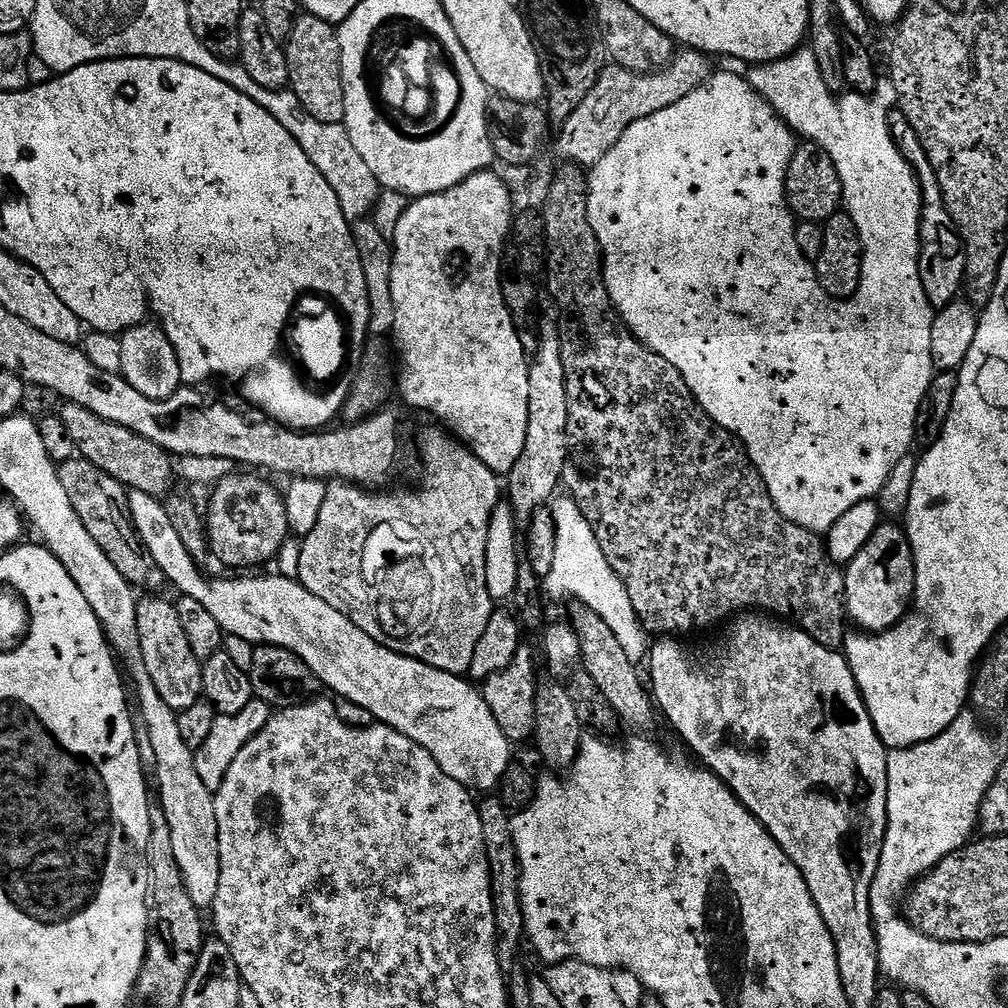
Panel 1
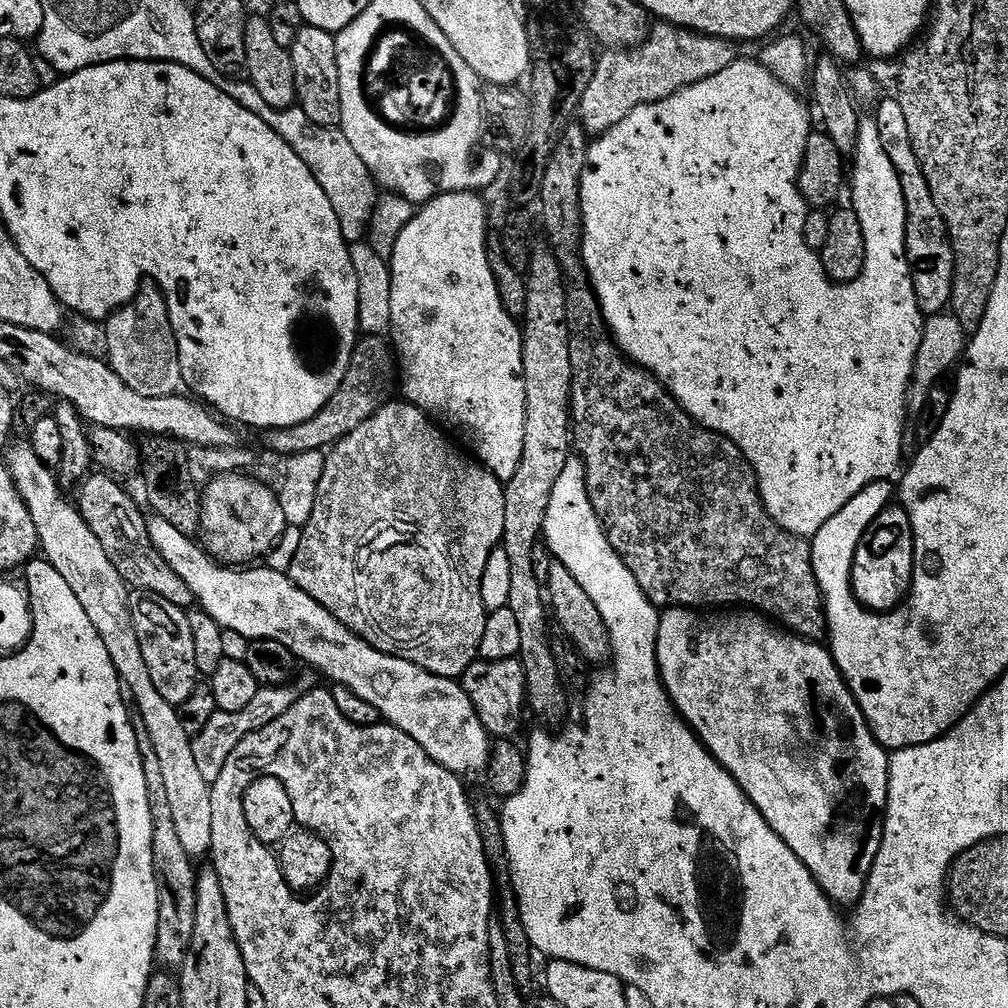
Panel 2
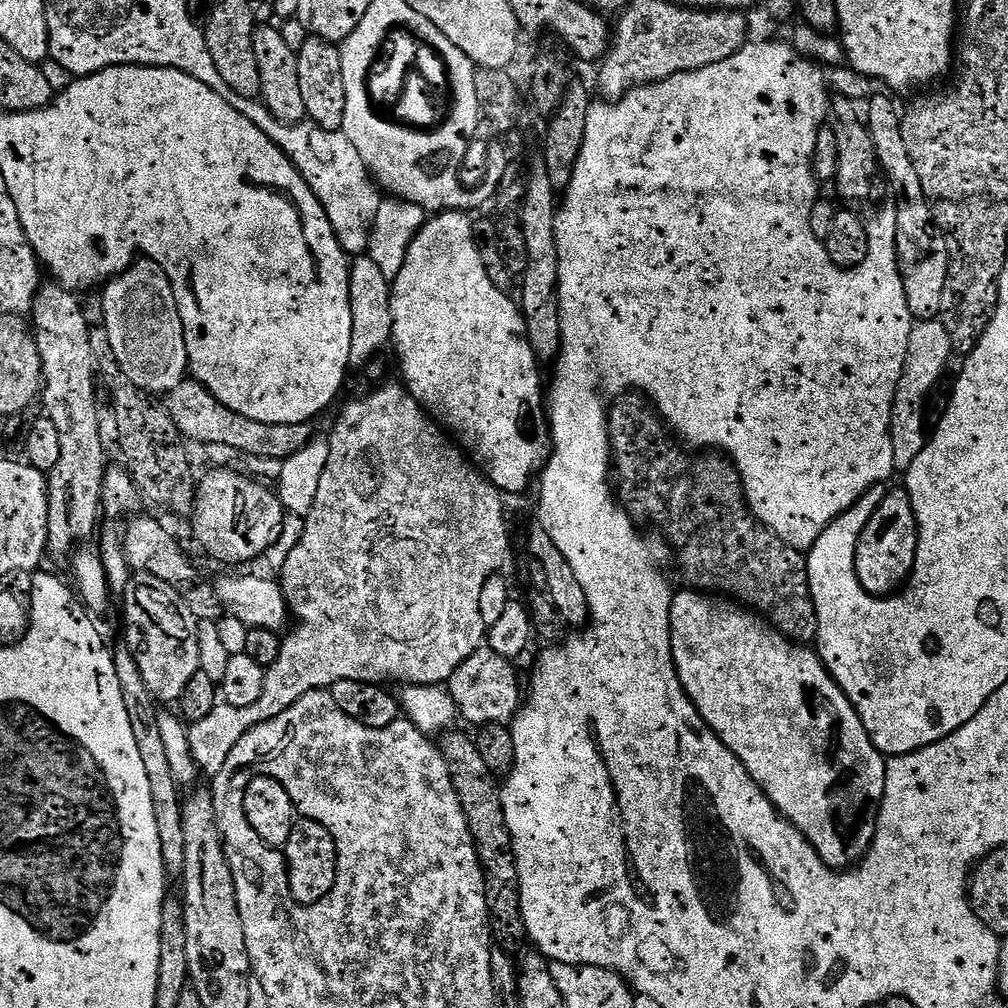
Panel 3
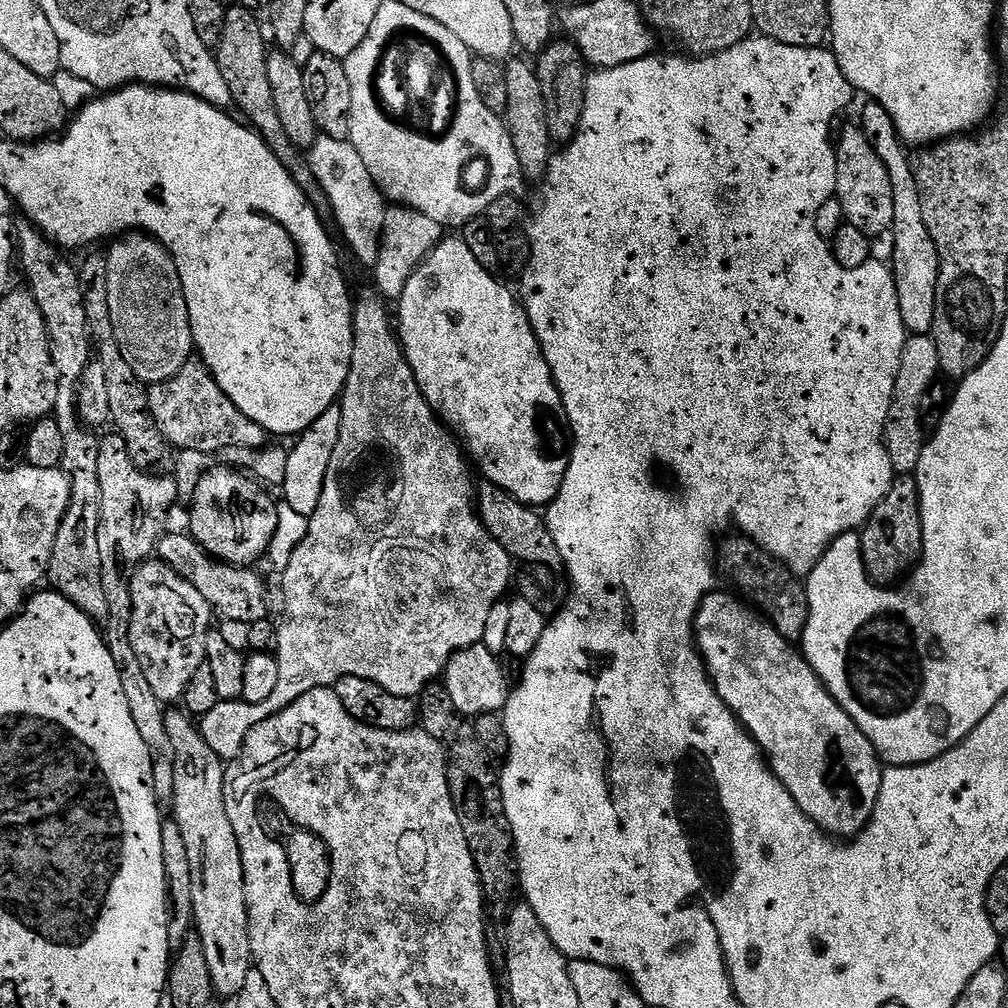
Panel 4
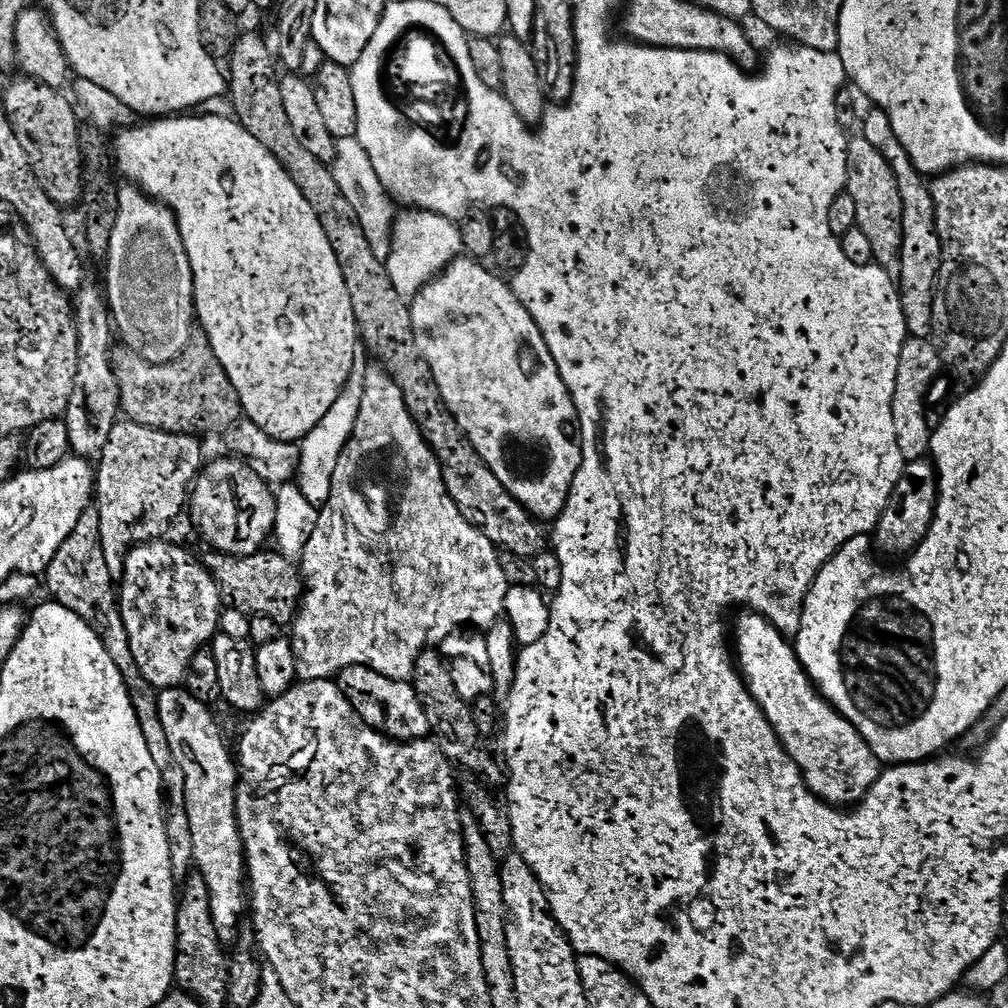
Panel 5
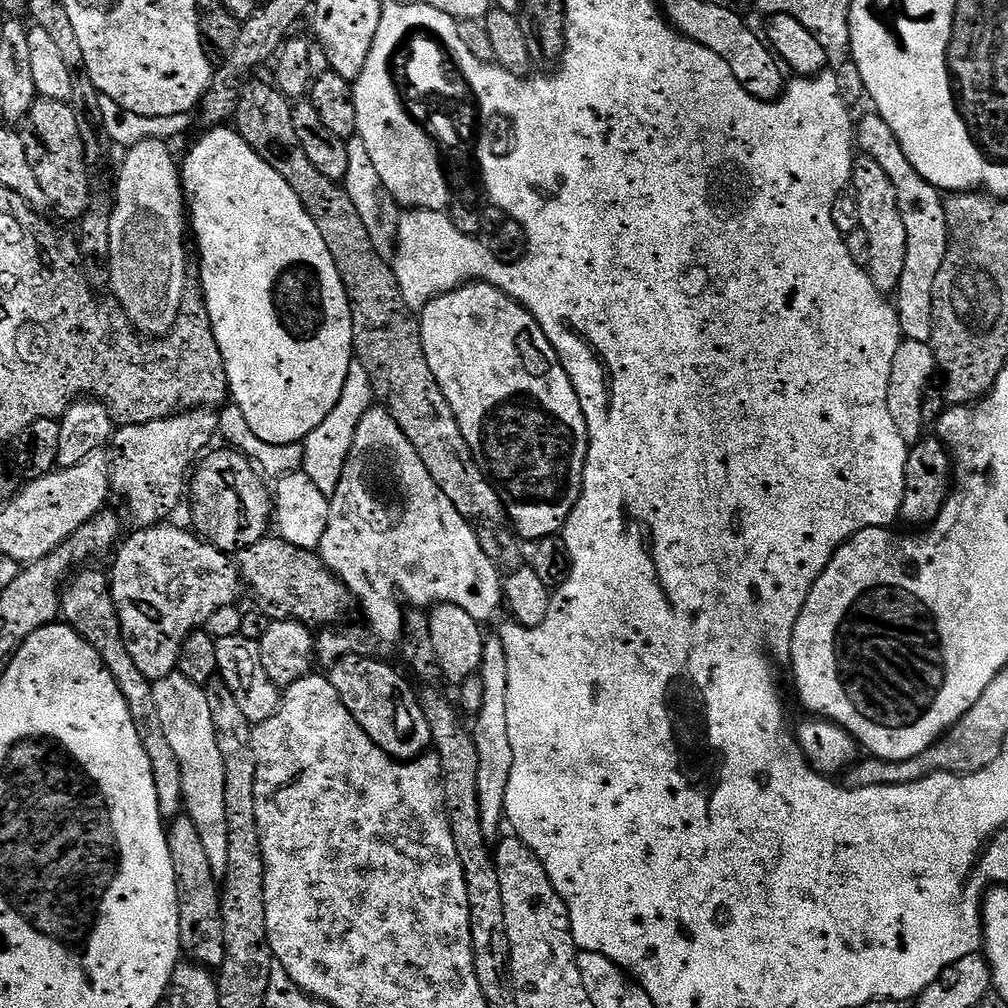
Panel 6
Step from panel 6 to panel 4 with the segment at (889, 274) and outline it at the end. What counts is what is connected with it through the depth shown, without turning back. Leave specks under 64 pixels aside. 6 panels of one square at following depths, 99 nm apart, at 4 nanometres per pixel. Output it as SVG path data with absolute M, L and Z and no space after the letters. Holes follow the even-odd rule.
M848 126L838 136L836 150L836 195L842 202L844 219L868 237L877 238L889 231L894 222L894 190L890 186L890 174L876 152L876 145L866 135L863 127Z

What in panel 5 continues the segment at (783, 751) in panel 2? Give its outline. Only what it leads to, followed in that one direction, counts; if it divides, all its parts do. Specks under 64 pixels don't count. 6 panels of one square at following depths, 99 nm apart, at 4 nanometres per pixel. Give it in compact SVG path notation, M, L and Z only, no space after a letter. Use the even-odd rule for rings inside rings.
M744 610L739 614L741 616L736 620L736 632L734 628L734 660L738 665L738 671L744 678L748 692L766 714L770 726L774 726L786 754L790 754L790 758L804 776L806 786L819 800L825 800L827 804L859 804L874 786L874 782L878 782L882 771L881 760L873 754L856 727L816 691L815 684L808 677L808 671L800 665L796 649L790 643L789 637L778 631L765 616L759 616L757 612Z

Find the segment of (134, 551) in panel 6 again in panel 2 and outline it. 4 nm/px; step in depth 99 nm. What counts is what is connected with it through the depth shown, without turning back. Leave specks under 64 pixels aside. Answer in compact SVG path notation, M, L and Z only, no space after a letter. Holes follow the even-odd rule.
M139 590L129 595L128 601L130 614L134 618L134 630L138 634L138 646L142 646L142 658L146 658L150 679L154 686L158 686L158 694L162 694L166 702L179 706L190 698L190 694L194 694L198 683L194 635L191 633L188 612L174 606L174 602L166 602L166 598L158 598L158 594Z

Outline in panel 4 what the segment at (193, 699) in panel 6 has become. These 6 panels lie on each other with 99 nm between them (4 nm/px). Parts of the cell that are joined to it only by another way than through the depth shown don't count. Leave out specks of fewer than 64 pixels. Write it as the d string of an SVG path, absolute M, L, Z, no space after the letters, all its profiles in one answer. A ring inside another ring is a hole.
M179 710L180 712L169 711L166 715L166 734L170 734L170 746L174 746L174 766L176 767L176 781L174 782L174 794L170 801L170 807L172 807L171 815L174 817L176 825L182 830L182 838L186 842L186 851L190 858L190 879L192 879L194 885L194 932L199 936L202 942L202 950L206 954L206 966L210 966L210 978L212 979L212 985L216 991L217 996L221 998L235 998L242 990L242 986L246 986L246 974L250 974L254 971L254 961L252 958L252 947L250 946L250 934L248 933L248 911L246 910L246 890L244 889L244 871L242 870L242 854L240 853L240 847L238 846L238 838L234 834L234 826L230 826L230 814L226 814L226 794L224 793L224 774L226 771L225 761L218 758L218 754L214 754L214 750L210 750L210 746L206 746L206 738L202 738L197 721L193 717L189 716L187 711Z

